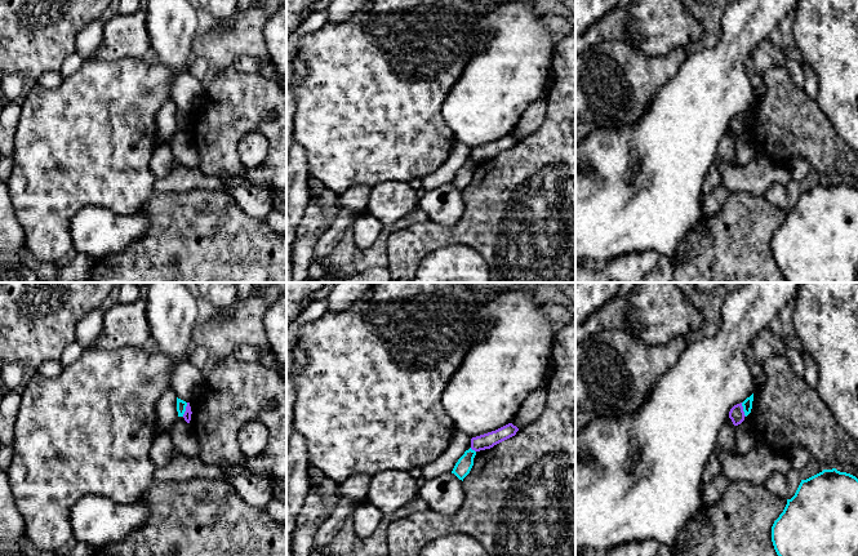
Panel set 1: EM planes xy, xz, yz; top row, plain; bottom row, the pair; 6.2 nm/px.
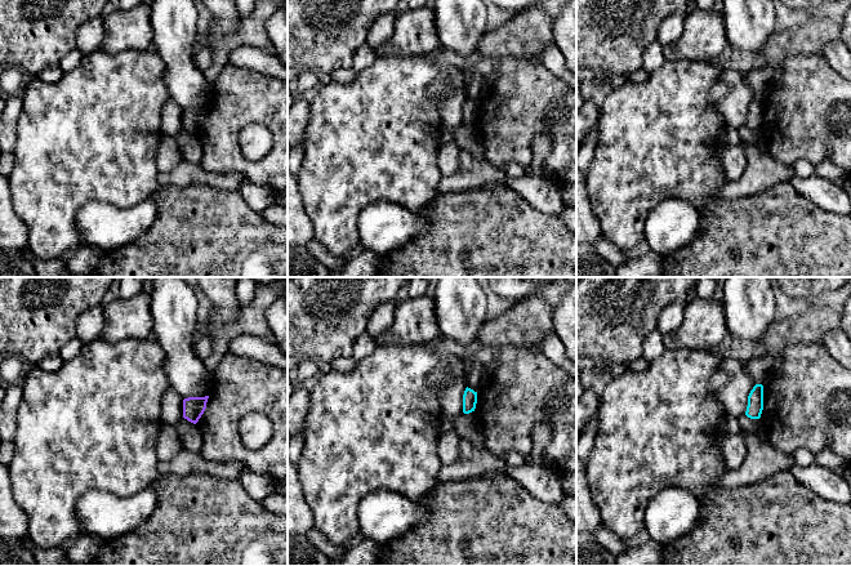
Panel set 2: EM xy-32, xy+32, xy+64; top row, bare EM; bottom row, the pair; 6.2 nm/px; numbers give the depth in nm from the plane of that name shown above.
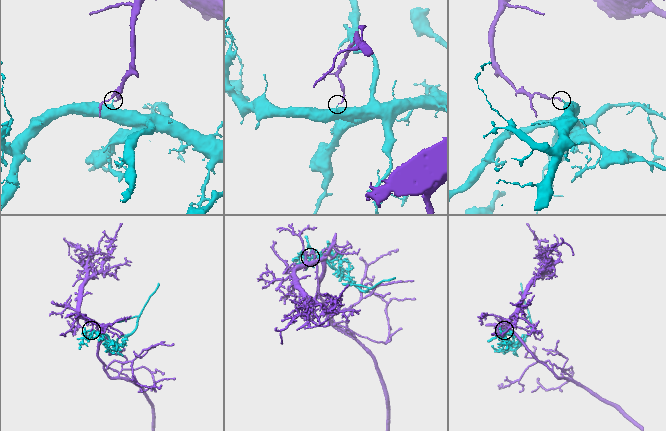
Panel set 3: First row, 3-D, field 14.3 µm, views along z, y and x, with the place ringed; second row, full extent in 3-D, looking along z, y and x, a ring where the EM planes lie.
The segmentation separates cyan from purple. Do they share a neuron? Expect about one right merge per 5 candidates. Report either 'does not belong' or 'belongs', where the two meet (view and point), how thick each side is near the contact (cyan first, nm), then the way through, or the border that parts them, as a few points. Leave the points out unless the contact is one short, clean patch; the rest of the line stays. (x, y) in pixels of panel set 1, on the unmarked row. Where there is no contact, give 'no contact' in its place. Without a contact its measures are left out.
does not belong | xy (185, 120) | 60/50 nm | along xy (187, 114), (182, 127)

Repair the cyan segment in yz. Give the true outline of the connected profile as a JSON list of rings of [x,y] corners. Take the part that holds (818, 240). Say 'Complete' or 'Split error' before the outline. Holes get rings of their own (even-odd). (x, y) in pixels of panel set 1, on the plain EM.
Complete. [[[832,179],[801,191],[772,237],[772,253],[787,283],[858,283],[858,190]]]

